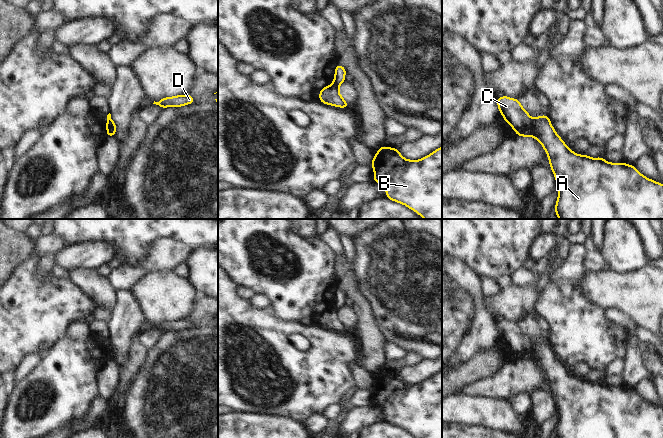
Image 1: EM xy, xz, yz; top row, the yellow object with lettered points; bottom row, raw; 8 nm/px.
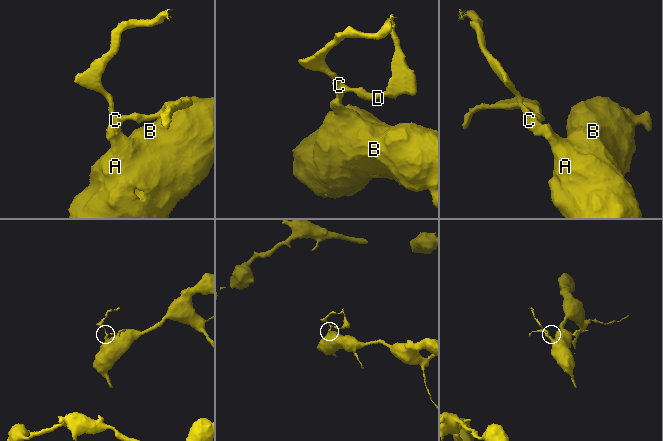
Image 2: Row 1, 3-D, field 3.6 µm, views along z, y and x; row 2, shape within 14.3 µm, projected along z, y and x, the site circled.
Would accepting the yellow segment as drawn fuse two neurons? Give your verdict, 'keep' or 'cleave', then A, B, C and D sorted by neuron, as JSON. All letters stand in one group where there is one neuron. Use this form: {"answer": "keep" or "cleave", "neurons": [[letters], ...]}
{"answer": "cleave", "neurons": [["A", "B"], ["C", "D"]]}

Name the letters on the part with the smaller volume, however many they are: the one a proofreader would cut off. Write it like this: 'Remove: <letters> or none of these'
Remove: C, D

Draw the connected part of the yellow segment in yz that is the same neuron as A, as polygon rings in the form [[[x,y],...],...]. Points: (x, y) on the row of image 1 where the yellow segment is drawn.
[[[548,115],[535,116],[531,121],[531,136],[543,146],[558,184],[555,213],[559,219],[663,219],[663,184],[643,176],[625,162],[609,163],[603,157],[592,159],[589,155],[576,154],[556,133]]]

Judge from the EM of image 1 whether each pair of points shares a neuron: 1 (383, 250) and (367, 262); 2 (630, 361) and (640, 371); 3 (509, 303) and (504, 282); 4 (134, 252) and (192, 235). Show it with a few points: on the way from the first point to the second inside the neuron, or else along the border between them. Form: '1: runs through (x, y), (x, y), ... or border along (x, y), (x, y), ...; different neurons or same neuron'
1: runs through (379, 254), (371, 262); same neuron
2: runs through (632, 363), (638, 369); same neuron
3: border along (512, 284), (501, 290); different neurons
4: runs through (148, 237), (154, 231), (177, 231); same neuron

